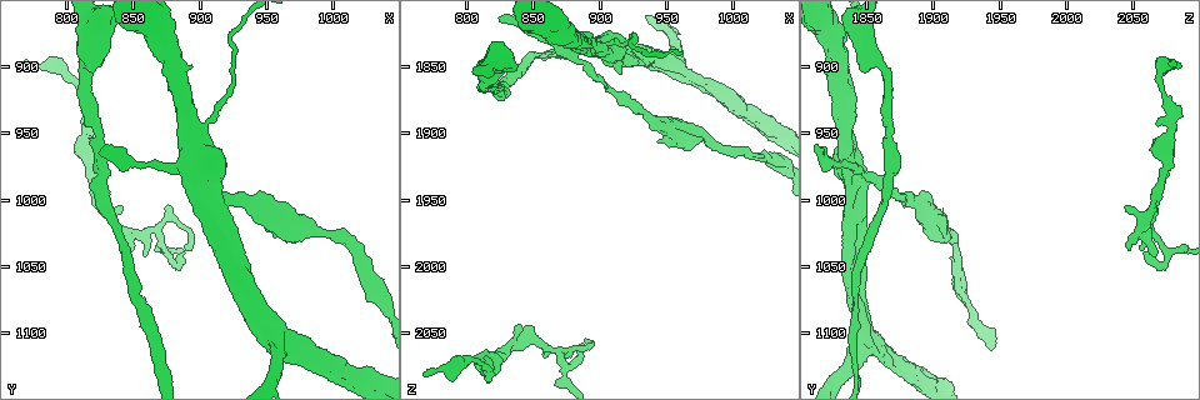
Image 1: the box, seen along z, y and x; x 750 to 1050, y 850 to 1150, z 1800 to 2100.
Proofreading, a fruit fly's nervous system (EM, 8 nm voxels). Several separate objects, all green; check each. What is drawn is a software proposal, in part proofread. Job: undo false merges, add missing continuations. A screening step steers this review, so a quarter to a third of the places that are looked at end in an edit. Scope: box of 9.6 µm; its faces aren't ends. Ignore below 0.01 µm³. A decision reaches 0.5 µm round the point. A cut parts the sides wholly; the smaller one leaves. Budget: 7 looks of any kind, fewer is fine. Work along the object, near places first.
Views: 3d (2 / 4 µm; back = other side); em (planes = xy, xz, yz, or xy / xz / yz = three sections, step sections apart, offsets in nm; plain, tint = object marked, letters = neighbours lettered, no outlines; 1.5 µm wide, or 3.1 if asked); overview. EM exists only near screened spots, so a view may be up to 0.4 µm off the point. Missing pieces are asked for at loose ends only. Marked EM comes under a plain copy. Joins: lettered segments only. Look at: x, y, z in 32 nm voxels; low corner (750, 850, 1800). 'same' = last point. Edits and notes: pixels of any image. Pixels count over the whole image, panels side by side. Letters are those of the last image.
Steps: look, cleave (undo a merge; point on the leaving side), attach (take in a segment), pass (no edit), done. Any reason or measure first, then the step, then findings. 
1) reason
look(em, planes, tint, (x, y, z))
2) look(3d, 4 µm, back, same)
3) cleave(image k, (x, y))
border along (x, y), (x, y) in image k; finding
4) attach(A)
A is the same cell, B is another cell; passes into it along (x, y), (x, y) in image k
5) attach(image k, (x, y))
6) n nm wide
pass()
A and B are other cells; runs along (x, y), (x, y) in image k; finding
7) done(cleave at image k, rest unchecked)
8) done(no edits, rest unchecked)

narrows sharply
look(3d, 2 µm, (826, 954, 1866))

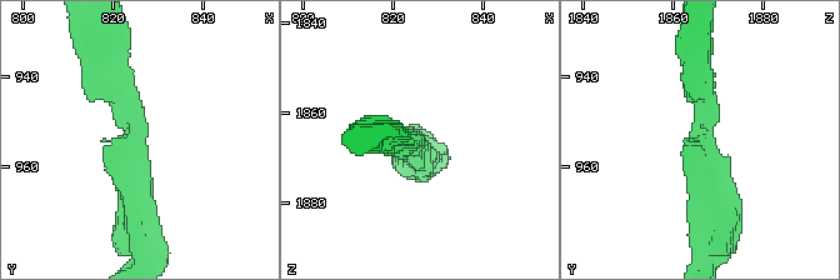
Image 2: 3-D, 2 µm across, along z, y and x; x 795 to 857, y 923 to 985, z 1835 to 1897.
arms of 260, 280 nm
look(em, 3.1 µm, planes, tint, (824, 953, 1867))

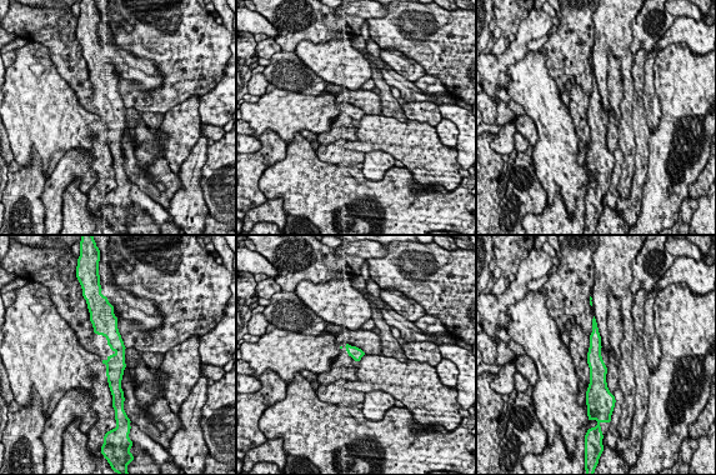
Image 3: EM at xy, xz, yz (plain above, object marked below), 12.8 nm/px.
look(em, 3.1 µm, planes, letters, same)

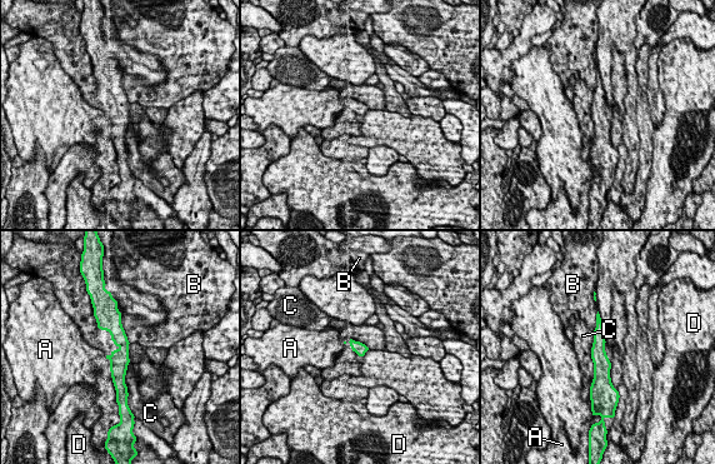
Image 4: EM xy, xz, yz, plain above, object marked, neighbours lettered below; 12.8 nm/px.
160 nm wide
pass()
A, B, C and D are other cells; all the same neuron

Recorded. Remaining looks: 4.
small branch off a trunk
look(3d, 2 µm, (876, 976, 1840))

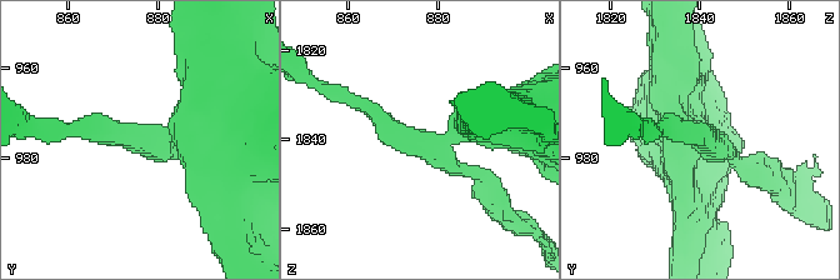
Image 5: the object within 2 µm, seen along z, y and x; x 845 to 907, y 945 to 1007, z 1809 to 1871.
need the tissue
look(em, yz, step 8, tint, (877, 977, 1842))

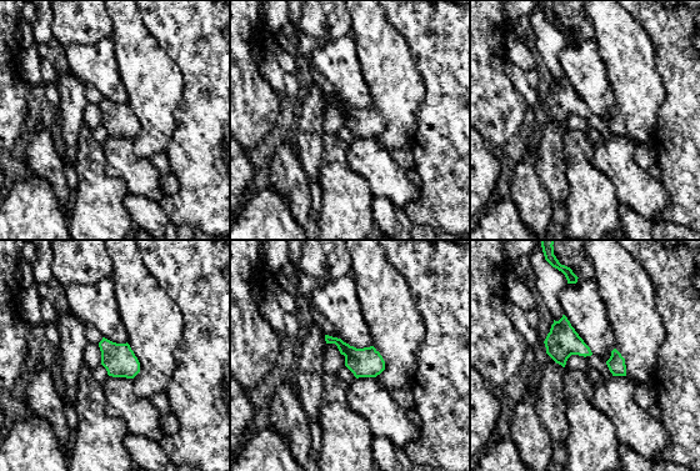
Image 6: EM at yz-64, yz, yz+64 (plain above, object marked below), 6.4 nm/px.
another direction
look(em, xy, step 4, letters, same)

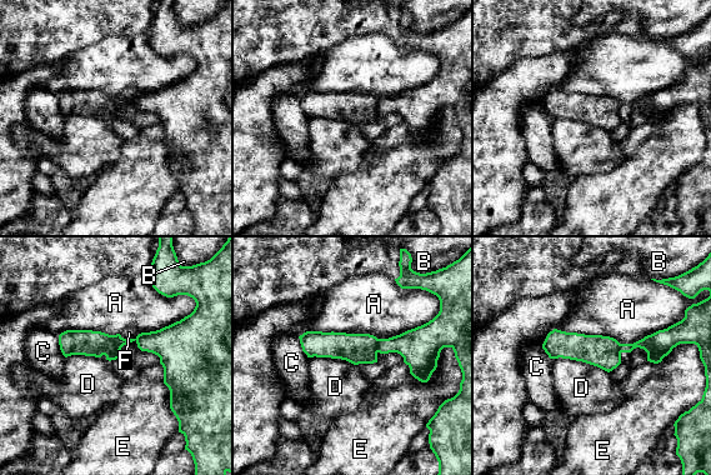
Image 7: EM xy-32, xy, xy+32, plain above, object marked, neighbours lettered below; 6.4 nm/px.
cleave(image 7, (356, 349))
A, B, C, D, E and F are other cells; border along (379, 339), (377, 351) in image 7; two neurons meet here

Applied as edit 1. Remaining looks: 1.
done(cleave at image 7, rest unchecked)

